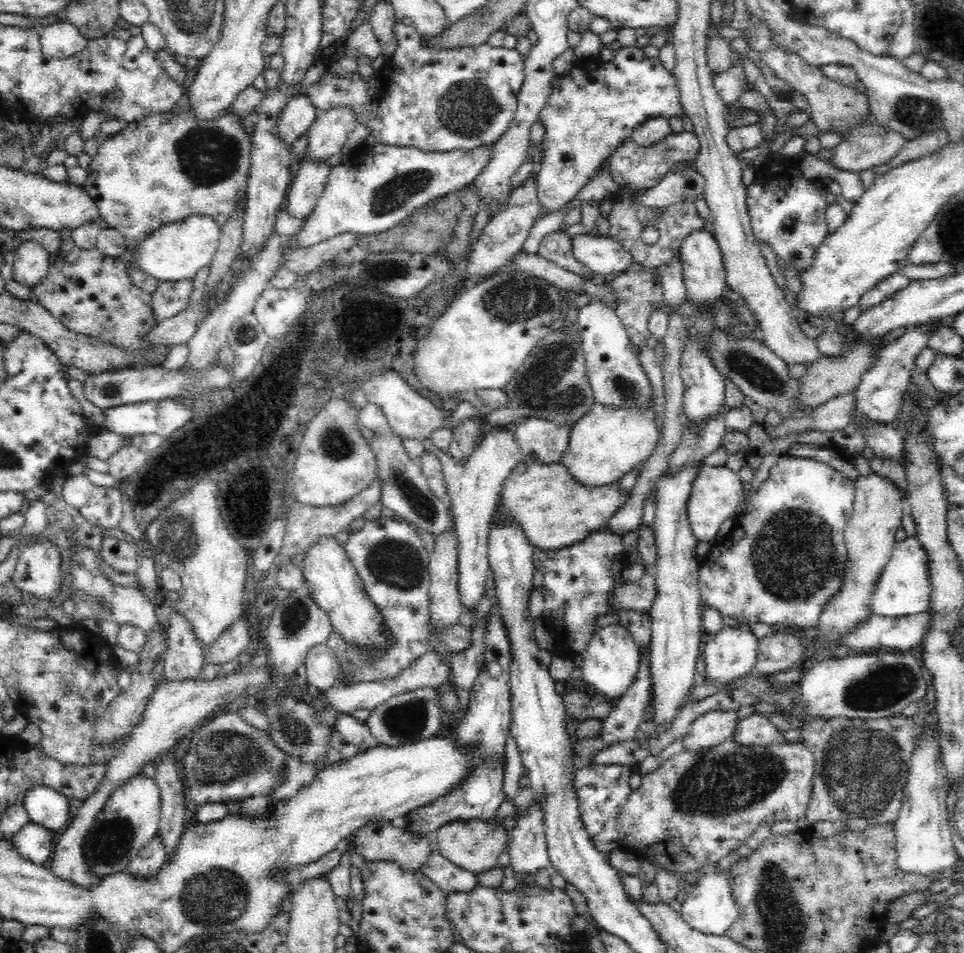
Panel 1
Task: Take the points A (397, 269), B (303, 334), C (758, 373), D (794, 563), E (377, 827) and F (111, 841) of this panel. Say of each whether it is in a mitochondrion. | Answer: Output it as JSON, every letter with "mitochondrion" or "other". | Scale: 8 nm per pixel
{"A":"mitochondrion","B":"other","C":"mitochondrion","D":"mitochondrion","E":"other","F":"mitochondrion"}

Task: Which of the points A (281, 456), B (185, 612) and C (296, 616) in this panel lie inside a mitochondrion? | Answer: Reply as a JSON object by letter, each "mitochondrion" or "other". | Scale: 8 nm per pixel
{"A":"other","B":"other","C":"mitochondrion"}

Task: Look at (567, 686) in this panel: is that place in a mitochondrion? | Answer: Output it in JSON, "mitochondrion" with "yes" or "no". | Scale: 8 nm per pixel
{"mitochondrion":"no"}

